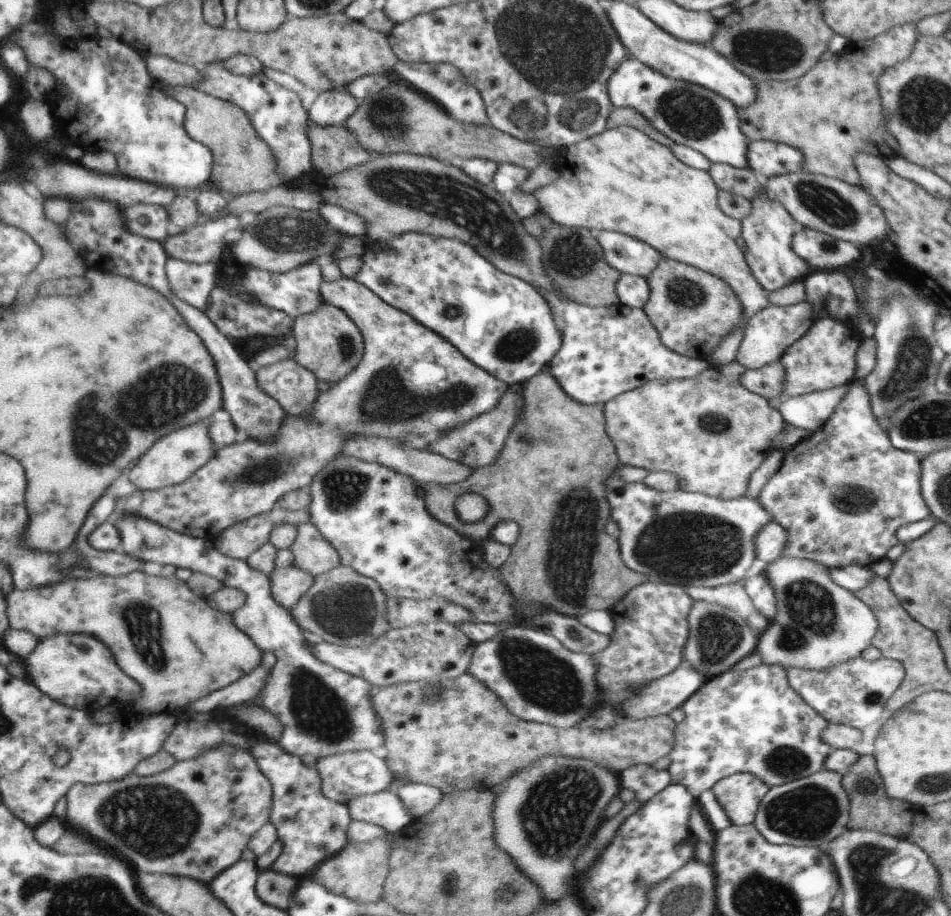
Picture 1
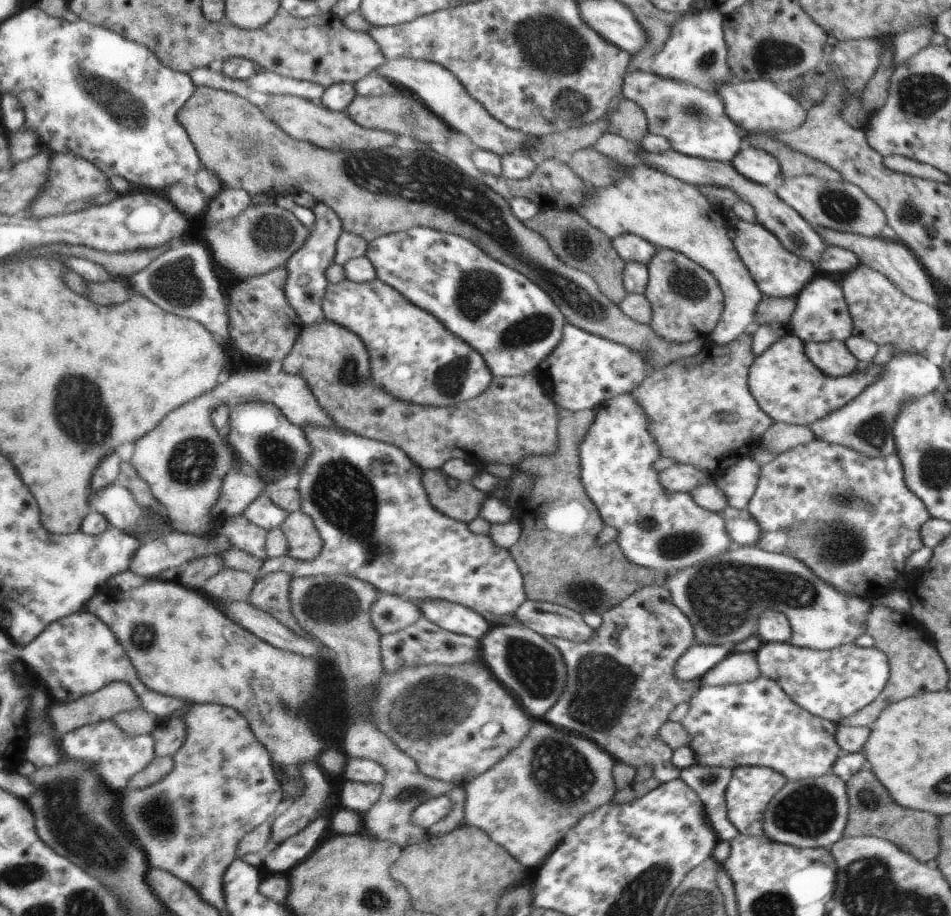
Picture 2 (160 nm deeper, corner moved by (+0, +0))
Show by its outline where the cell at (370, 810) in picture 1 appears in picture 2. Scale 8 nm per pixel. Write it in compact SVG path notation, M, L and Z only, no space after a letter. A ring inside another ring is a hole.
M349 781L342 788L338 807L347 807L359 814L372 809L373 804L383 792L381 783L364 783Z

